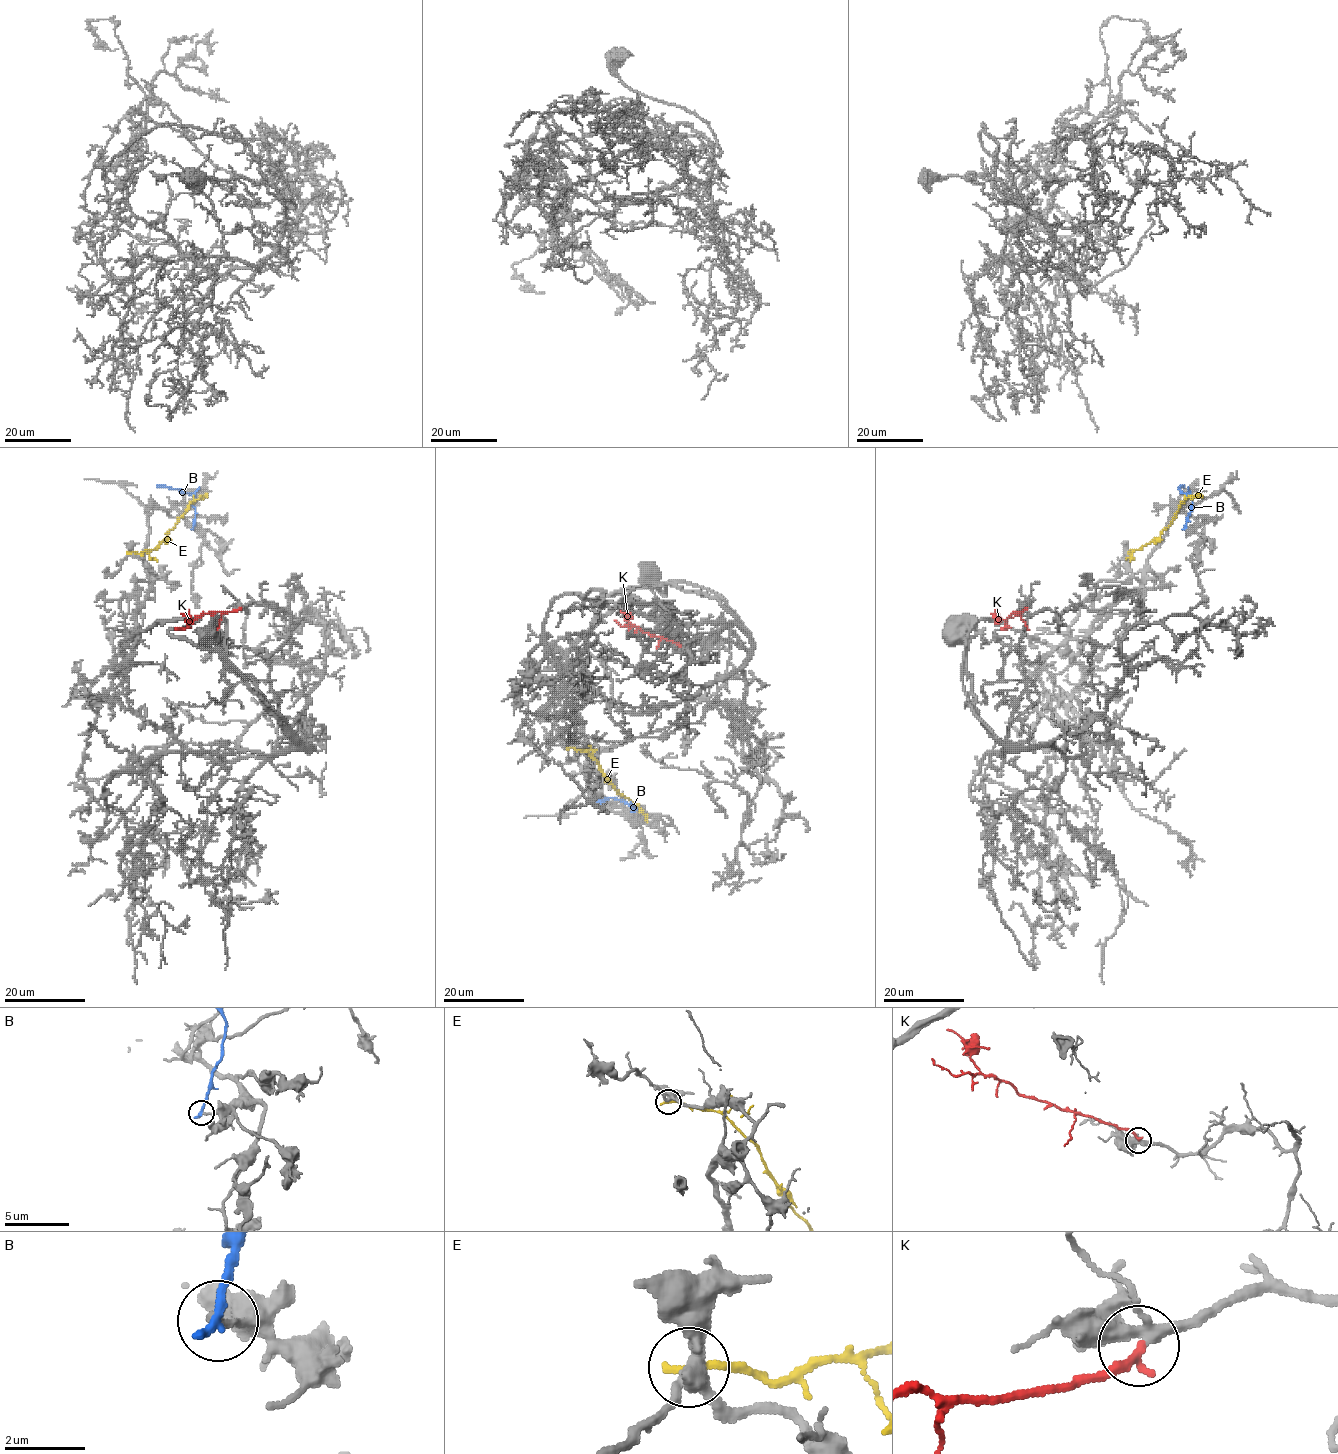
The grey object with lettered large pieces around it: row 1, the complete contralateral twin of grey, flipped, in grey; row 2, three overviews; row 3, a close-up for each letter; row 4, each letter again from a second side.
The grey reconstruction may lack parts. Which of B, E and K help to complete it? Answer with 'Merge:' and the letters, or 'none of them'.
Merge: K

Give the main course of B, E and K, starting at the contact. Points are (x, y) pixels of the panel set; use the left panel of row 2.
B: (192, 529), (193, 496), (156, 485)
E: (130, 552), (138, 554), (155, 549), (188, 504), (206, 496)
K: (241, 607), (232, 612), (203, 613), (191, 620), (186, 628), (175, 628)

